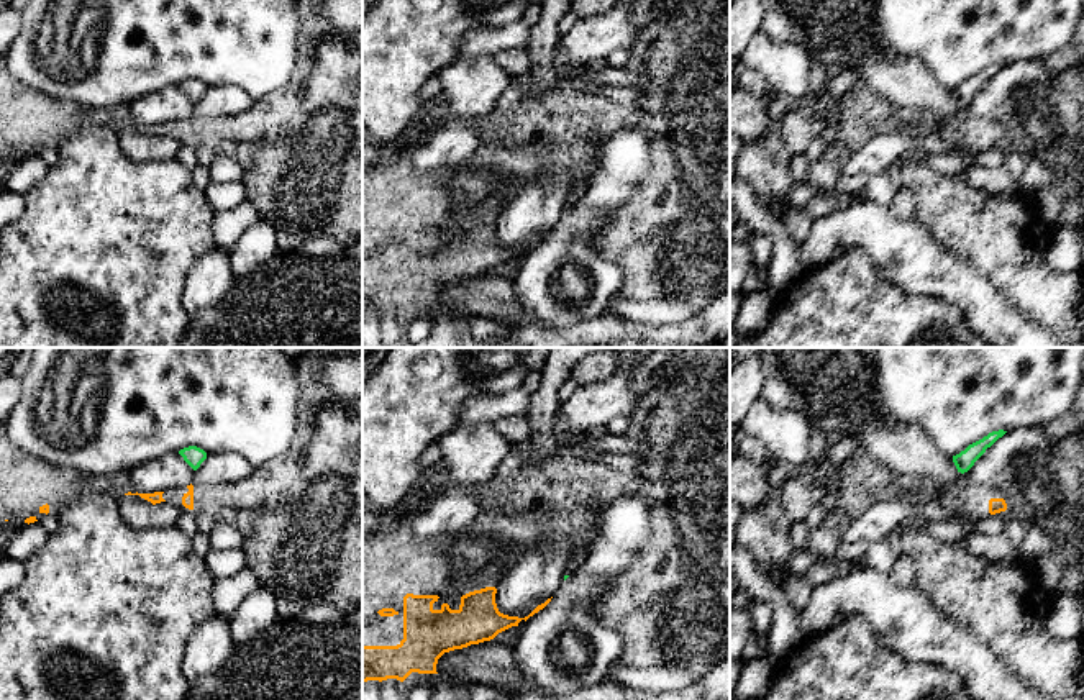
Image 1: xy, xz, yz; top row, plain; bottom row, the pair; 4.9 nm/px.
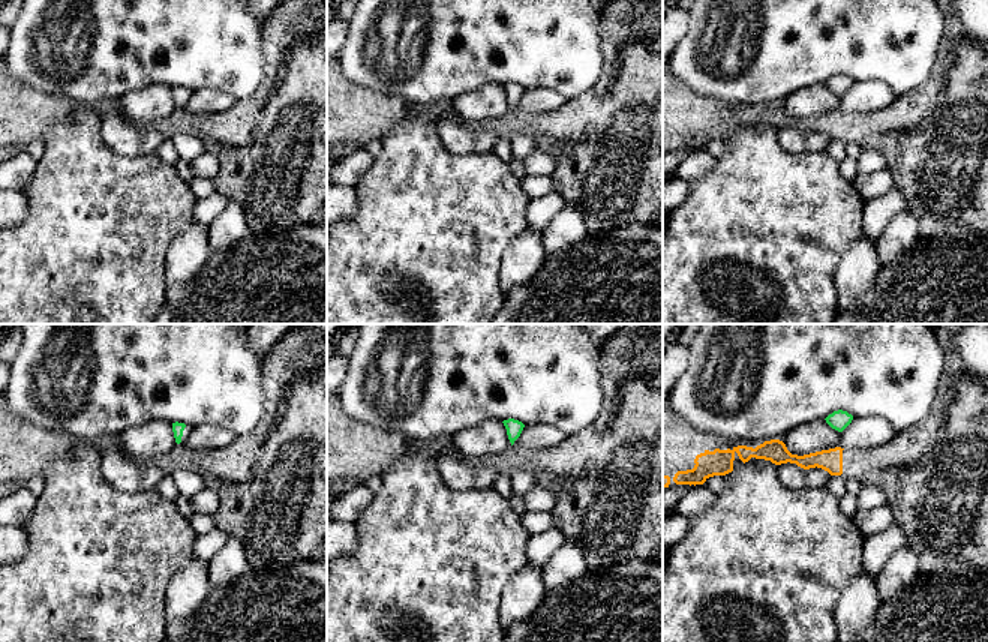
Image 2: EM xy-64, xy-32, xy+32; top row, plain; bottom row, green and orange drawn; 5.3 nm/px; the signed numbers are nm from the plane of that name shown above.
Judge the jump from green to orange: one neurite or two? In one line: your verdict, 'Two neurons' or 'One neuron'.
Two neurons

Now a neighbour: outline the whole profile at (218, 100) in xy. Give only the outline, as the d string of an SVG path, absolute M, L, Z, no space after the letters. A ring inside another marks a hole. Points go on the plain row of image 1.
M212 85L194 103L194 113L202 116L221 118L238 115L253 107L254 100L236 85Z

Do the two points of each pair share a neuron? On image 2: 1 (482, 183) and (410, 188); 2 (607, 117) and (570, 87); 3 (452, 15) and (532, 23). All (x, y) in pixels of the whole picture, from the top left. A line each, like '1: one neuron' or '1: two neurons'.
1: one neuron
2: two neurons
3: one neuron

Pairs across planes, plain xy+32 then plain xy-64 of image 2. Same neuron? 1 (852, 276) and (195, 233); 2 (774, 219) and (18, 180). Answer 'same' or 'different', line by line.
1: same
2: different

